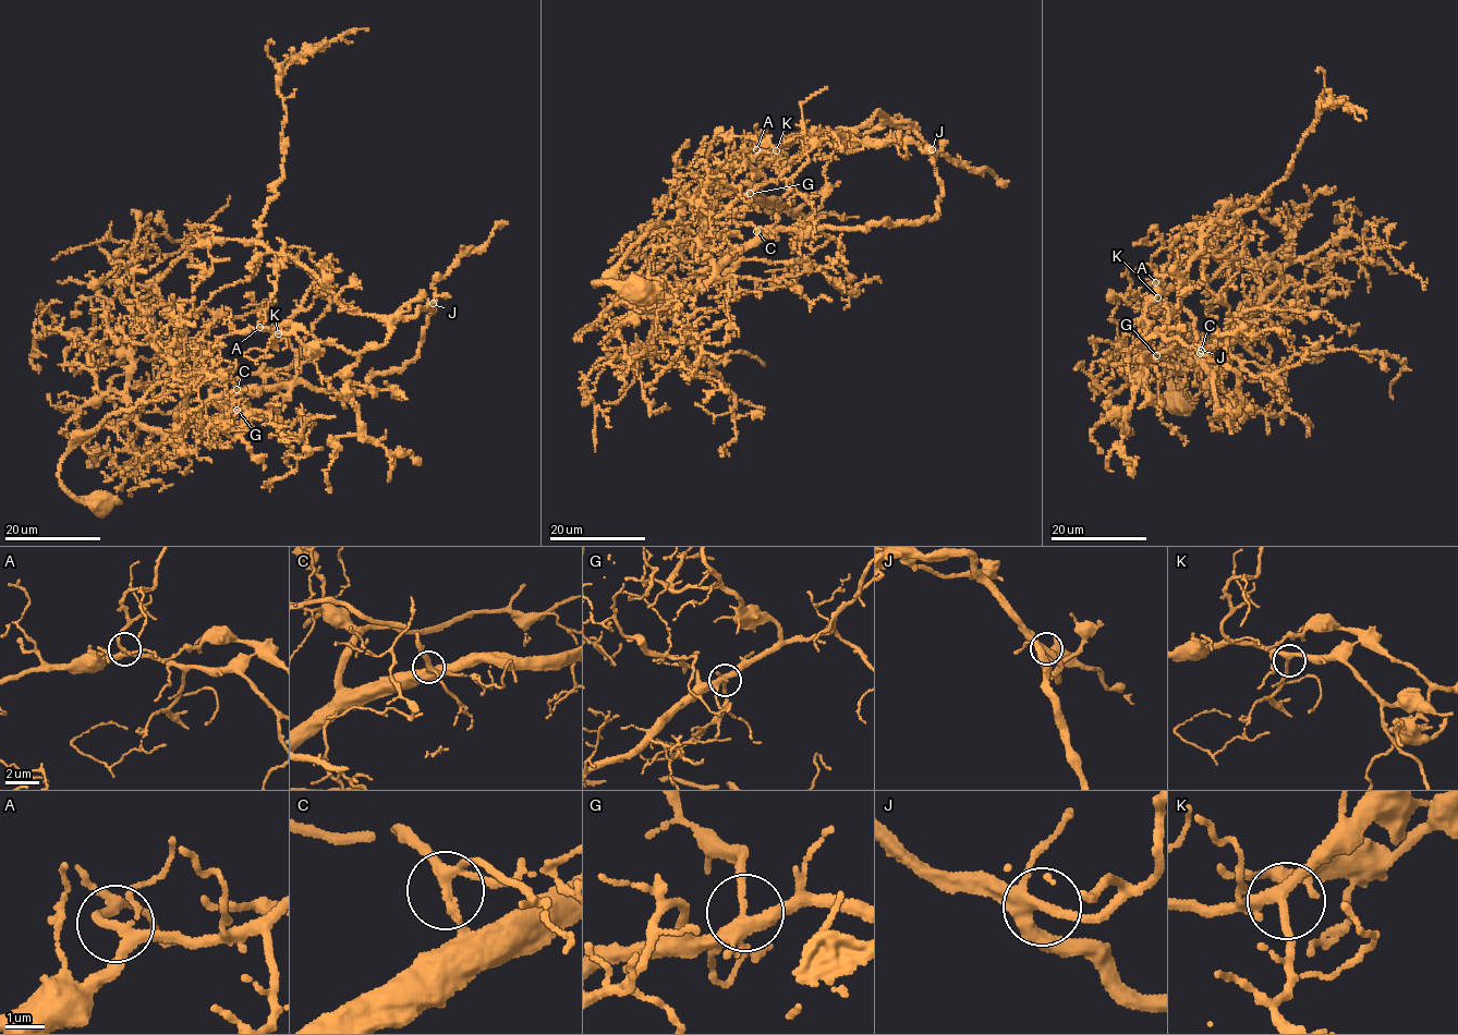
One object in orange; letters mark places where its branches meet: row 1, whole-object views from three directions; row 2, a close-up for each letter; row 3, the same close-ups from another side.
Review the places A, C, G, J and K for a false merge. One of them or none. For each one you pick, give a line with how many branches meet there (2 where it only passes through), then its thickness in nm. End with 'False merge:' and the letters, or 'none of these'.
False merge: none of these

